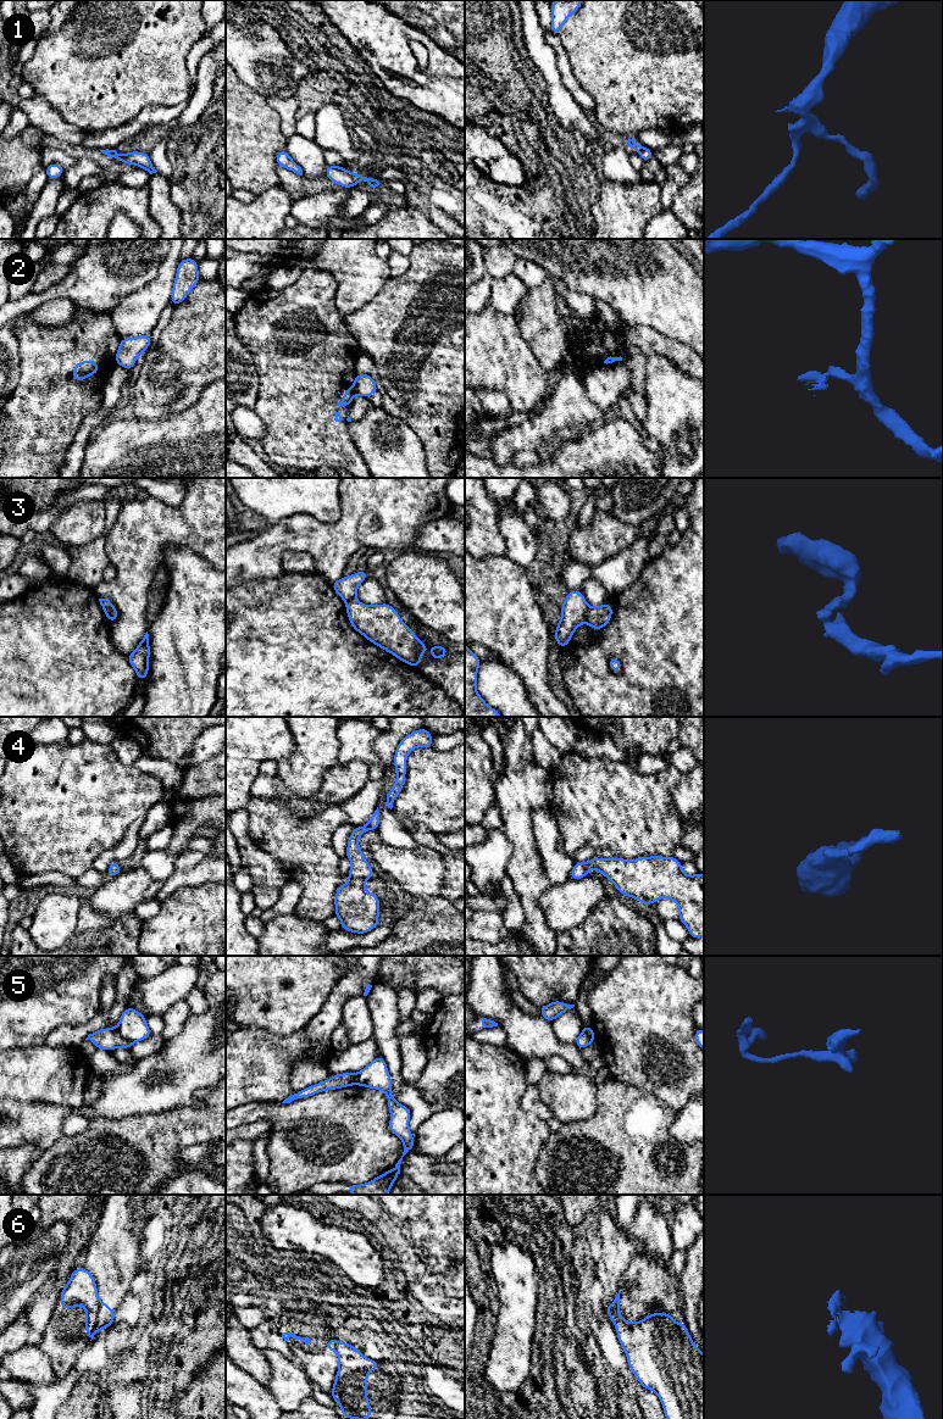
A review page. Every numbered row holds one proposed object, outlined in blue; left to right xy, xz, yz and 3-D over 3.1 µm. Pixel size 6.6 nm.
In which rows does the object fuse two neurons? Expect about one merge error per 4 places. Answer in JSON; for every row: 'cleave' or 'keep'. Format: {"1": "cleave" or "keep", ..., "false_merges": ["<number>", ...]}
{"1": "keep", "2": "cleave", "3": "cleave", "4": "keep", "5": "cleave", "6": "cleave", "false_merges": ["2", "3", "5", "6"]}

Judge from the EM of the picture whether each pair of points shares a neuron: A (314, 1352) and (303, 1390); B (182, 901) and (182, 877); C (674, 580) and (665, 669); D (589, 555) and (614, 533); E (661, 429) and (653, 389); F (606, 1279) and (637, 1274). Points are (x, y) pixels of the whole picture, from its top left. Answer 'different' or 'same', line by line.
A: different
B: different
C: same
D: same
E: same
F: different

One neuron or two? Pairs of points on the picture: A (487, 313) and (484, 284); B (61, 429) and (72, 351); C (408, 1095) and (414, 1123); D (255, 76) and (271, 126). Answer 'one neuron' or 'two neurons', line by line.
A: two neurons
B: one neuron
C: one neuron
D: two neurons

